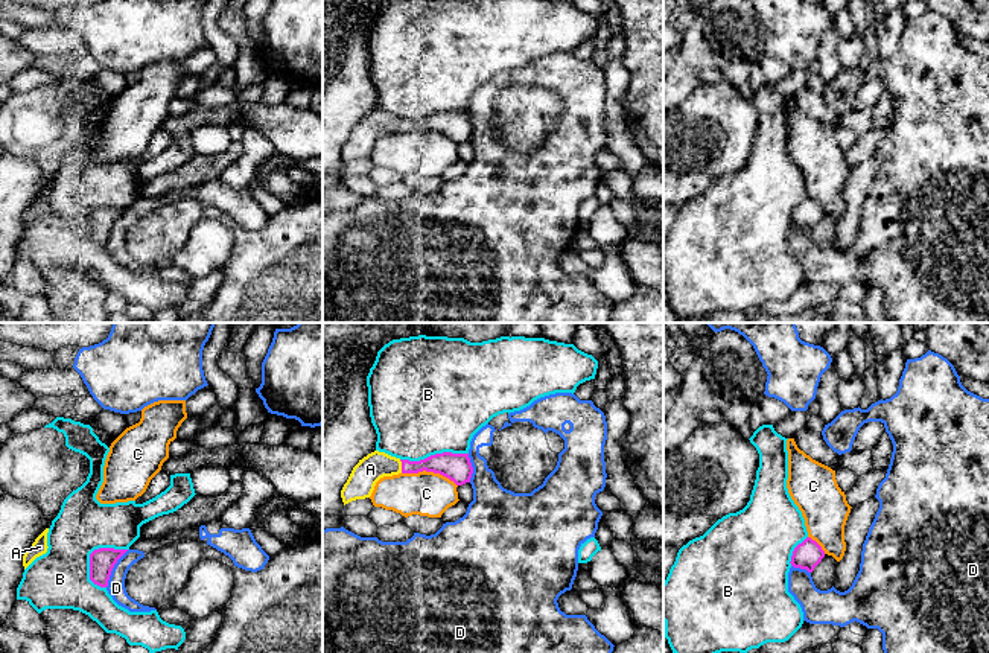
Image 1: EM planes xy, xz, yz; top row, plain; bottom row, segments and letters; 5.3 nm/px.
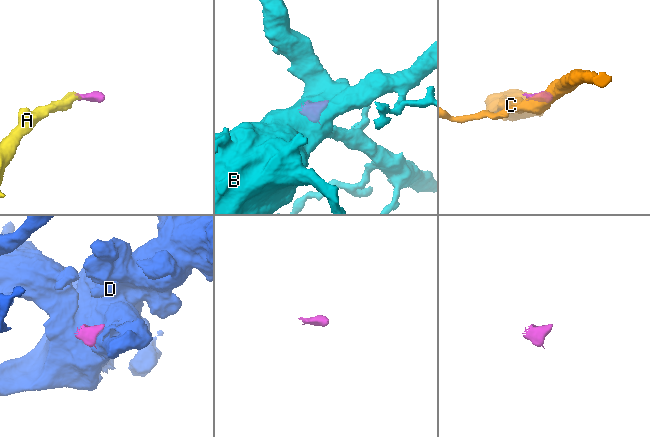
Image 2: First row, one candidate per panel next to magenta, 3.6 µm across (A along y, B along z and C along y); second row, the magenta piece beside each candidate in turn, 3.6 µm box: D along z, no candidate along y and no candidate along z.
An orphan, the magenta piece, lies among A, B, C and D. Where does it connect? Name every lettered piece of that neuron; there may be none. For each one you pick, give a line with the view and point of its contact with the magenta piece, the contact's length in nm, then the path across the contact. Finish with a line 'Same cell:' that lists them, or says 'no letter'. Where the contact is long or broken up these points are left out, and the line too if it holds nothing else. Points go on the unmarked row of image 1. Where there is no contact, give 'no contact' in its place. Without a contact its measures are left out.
A: meets magenta in xz at (402, 125); contact 70 nm long
Same cell: A

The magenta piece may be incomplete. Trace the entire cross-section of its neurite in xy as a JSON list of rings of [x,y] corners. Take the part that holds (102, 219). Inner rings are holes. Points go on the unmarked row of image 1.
[[[114,207],[94,209],[90,213],[90,239],[100,247],[107,247],[114,224],[126,210]]]

